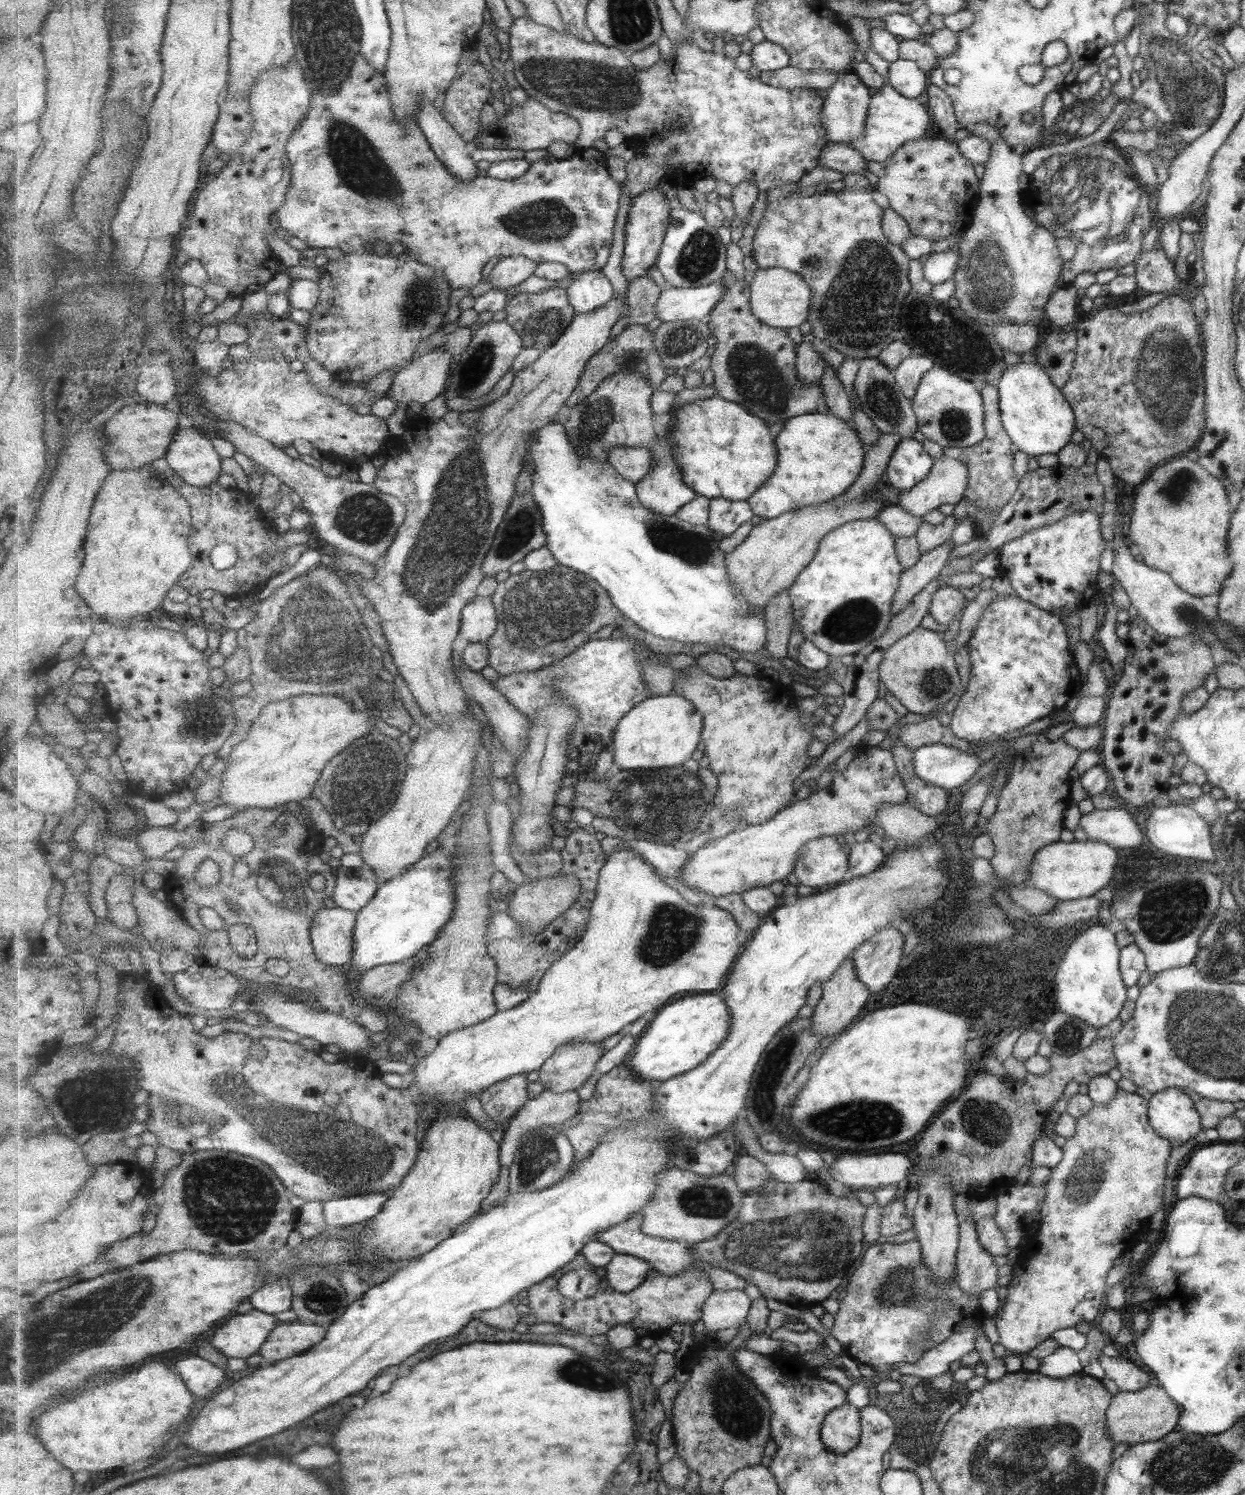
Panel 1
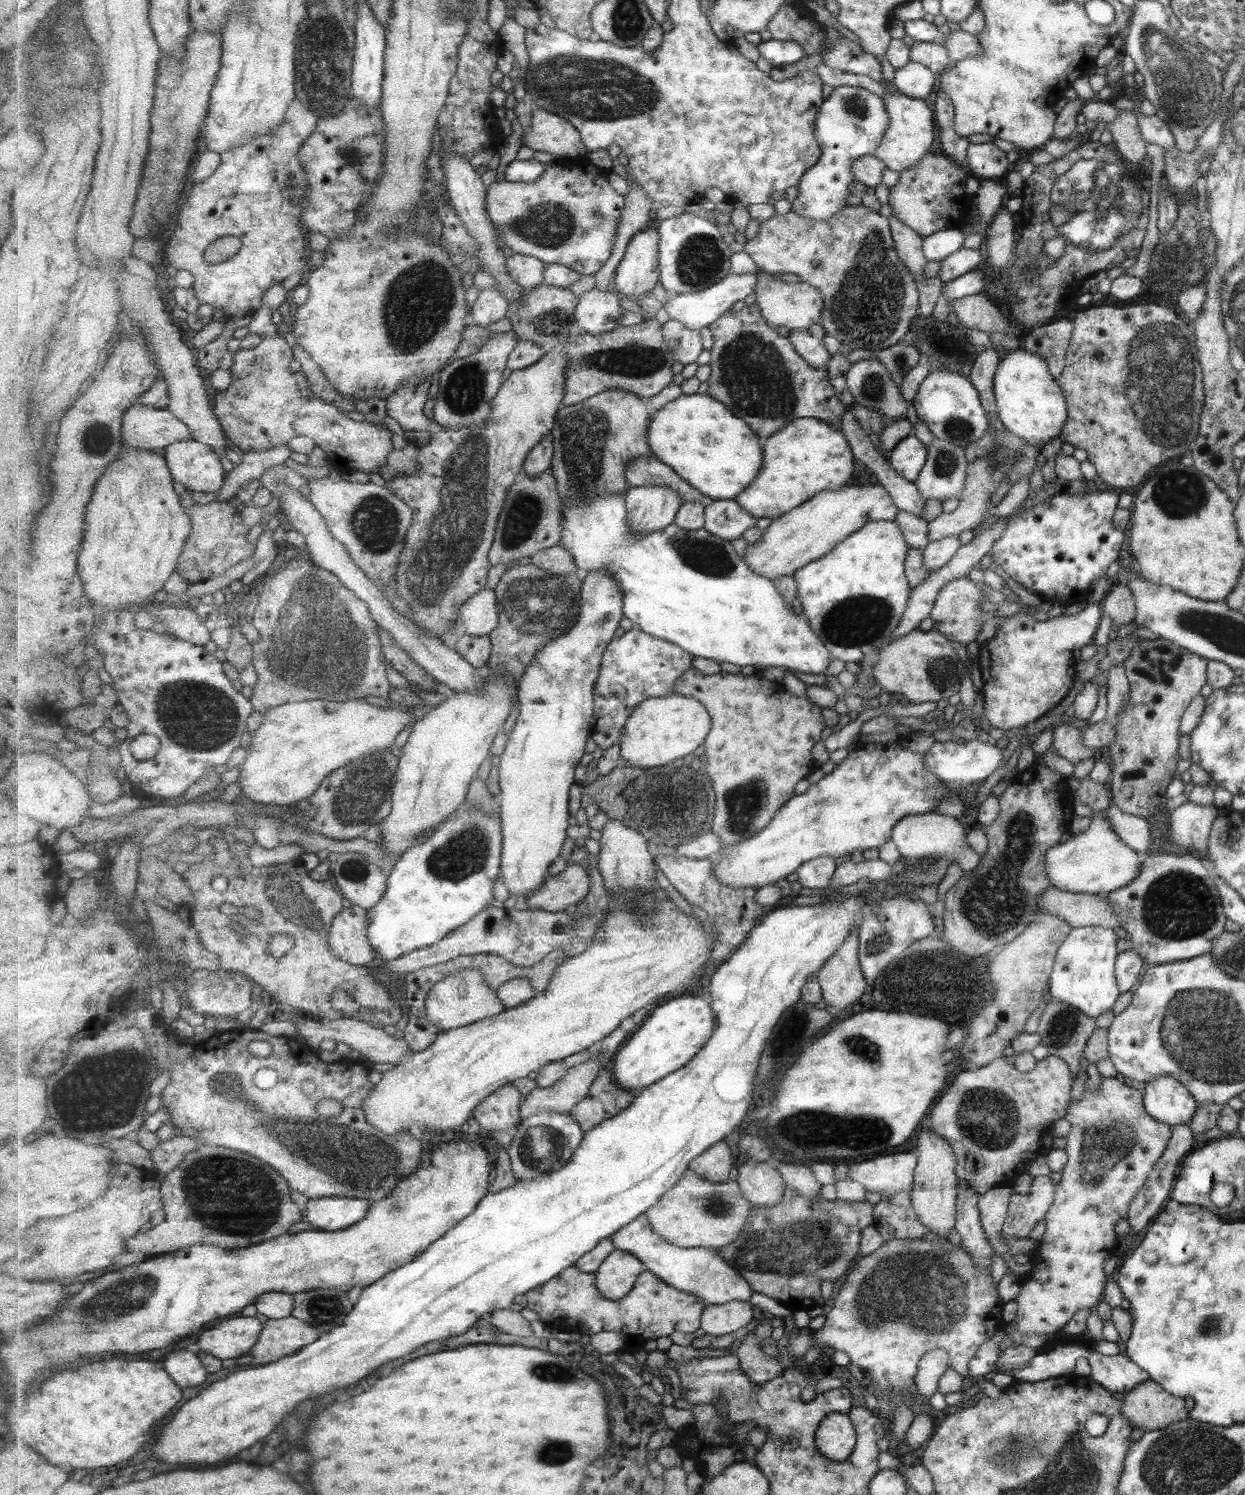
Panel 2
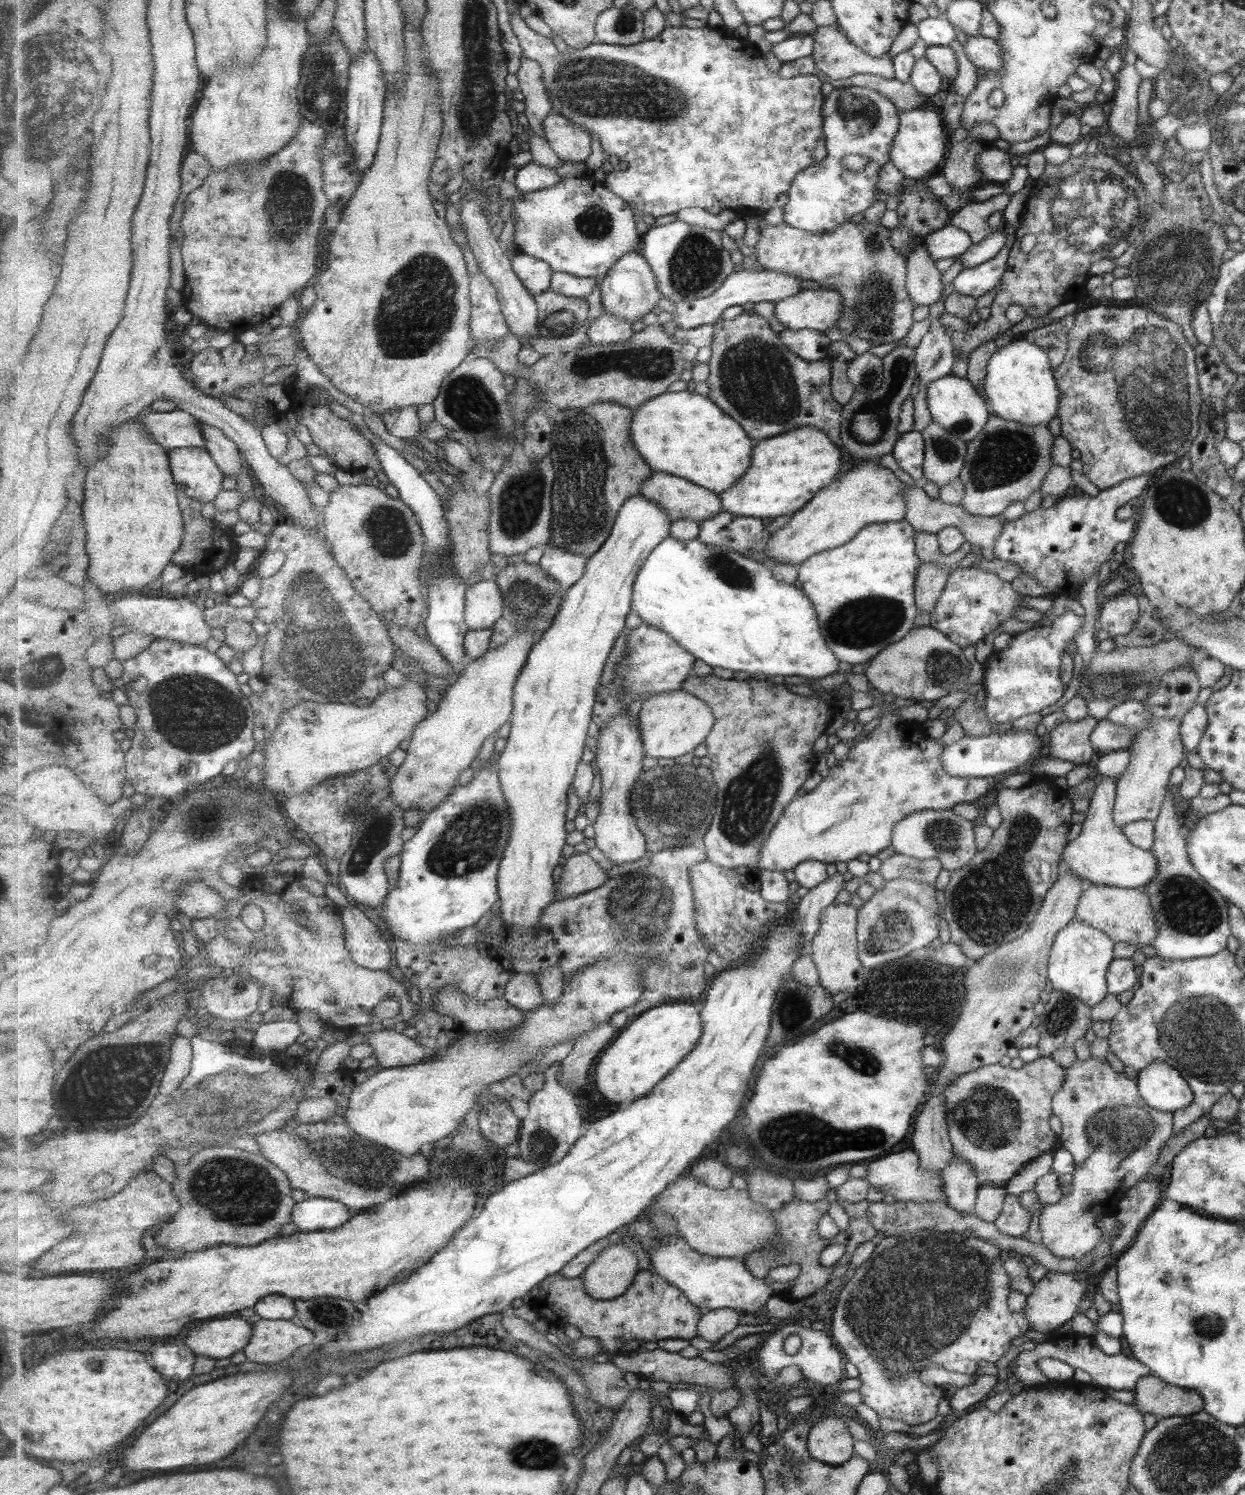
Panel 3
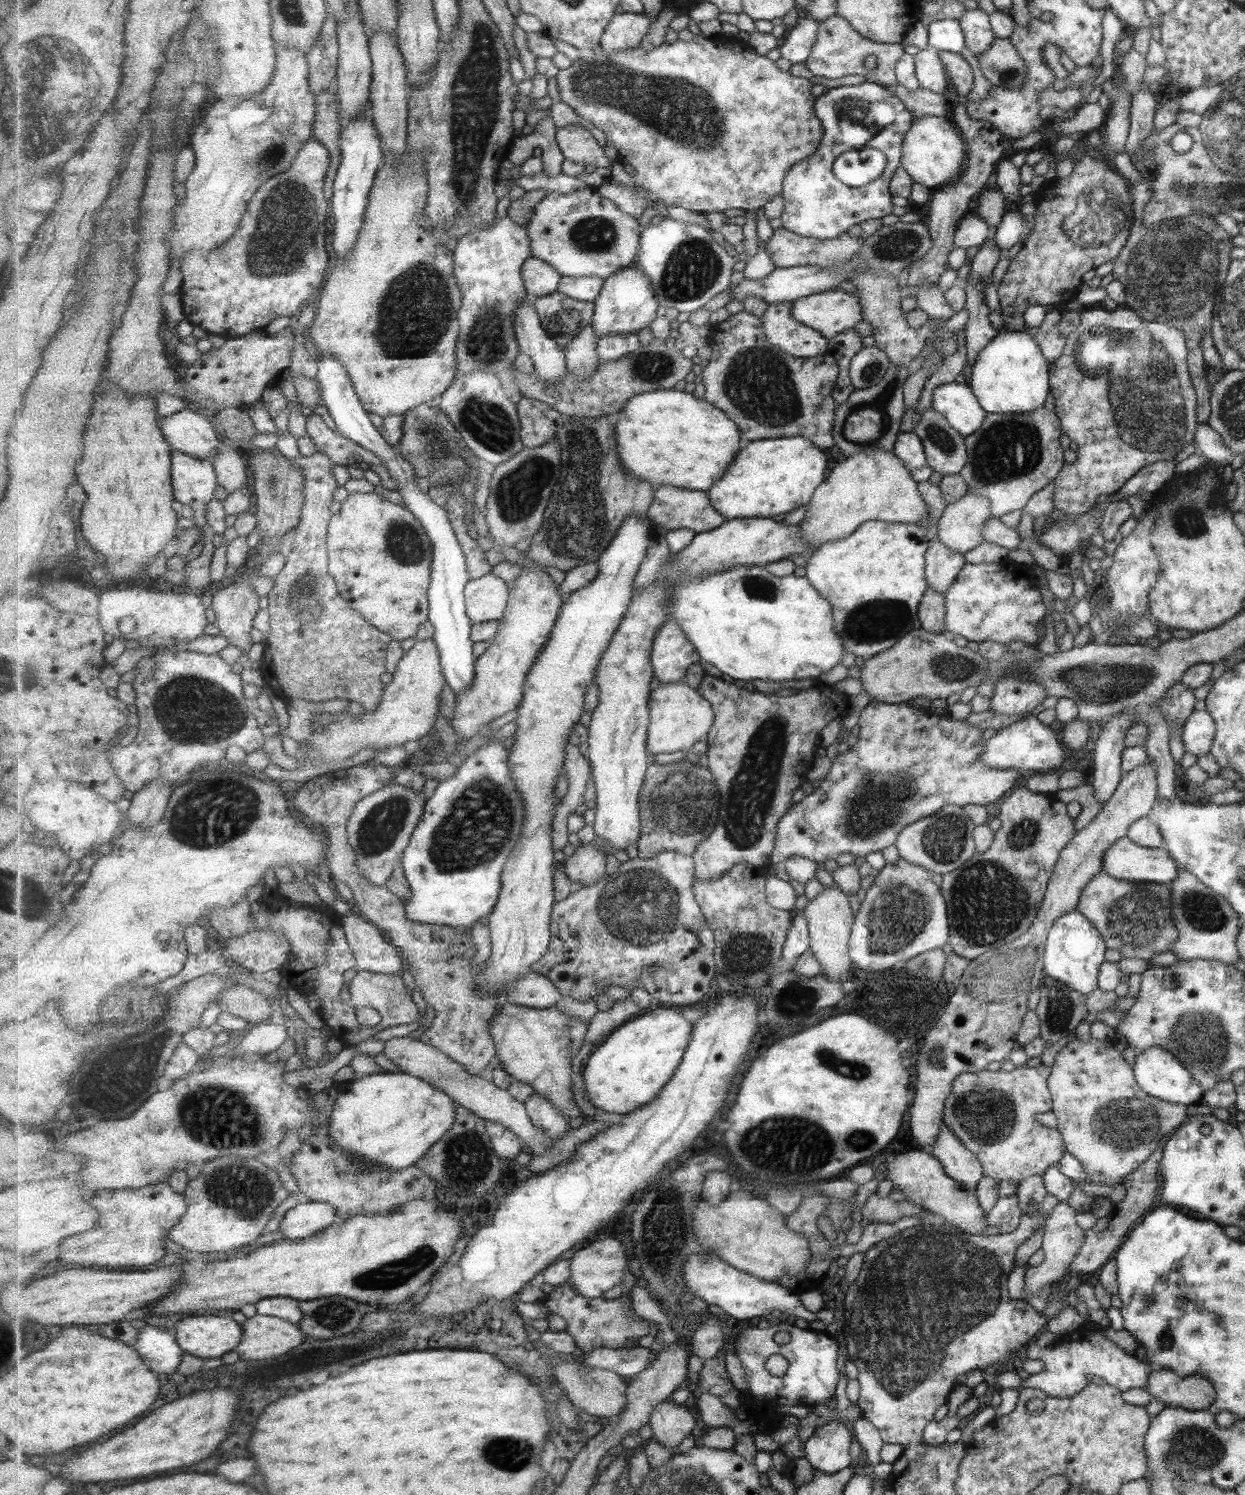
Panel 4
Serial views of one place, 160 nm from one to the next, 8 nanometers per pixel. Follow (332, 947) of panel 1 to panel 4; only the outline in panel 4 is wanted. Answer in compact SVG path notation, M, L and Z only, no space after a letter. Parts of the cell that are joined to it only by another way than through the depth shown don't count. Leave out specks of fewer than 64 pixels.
M348 912L341 923L361 970L399 974L403 968L402 954L392 942L389 942L383 931L353 912Z

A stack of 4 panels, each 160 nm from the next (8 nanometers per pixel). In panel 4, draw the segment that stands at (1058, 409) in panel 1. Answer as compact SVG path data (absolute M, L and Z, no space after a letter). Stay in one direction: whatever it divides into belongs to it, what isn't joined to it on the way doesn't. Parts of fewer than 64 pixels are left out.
M999 332L977 355L967 386L971 387L987 413L1028 413L1043 406L1051 389L1048 385L1049 365L1039 344L1029 333Z

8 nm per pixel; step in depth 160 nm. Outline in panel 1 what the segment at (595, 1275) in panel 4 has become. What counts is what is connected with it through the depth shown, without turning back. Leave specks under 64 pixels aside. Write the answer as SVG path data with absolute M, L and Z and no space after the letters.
M616 1254L606 1266L610 1285L620 1293L633 1293L649 1276L652 1270L649 1262L629 1254Z

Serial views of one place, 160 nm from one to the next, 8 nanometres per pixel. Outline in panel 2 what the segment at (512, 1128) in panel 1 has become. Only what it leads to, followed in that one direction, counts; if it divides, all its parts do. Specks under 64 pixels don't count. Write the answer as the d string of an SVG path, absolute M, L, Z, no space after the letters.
M602 1052L594 1054L589 1060L574 1066L568 1076L562 1078L551 1088L537 1088L521 1105L522 1121L543 1111L571 1114L577 1104L589 1096L593 1082L600 1073L598 1060Z

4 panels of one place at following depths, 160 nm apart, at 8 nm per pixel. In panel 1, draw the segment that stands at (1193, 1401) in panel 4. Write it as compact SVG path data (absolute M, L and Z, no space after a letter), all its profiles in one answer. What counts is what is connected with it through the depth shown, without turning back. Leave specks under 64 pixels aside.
M1150 1383L1138 1392L1120 1392L1113 1394L1111 1404L1107 1408L1106 1423L1108 1438L1113 1442L1125 1442L1128 1446L1153 1442L1171 1433L1180 1416L1180 1409L1164 1390L1156 1383Z

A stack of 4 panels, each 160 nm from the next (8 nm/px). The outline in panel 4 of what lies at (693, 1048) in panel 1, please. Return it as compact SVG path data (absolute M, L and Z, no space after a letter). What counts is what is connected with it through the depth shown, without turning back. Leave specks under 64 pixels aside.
M681 1007L650 1010L620 1026L603 1046L593 1049L583 1071L587 1099L602 1112L627 1115L648 1105L673 1078L693 1038L694 1024L681 1013Z

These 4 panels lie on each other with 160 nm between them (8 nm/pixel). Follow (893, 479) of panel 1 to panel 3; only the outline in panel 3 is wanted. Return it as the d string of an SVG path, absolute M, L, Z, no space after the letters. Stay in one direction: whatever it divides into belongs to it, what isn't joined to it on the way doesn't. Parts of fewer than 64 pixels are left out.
M912 430L899 436L890 453L905 474L921 483L921 462L924 462L924 440L921 433Z

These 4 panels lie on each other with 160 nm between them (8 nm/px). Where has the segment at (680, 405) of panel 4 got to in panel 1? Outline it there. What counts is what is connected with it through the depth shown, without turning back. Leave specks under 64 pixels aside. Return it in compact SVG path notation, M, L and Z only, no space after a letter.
M718 394L705 400L691 402L675 412L673 424L671 442L674 453L684 470L685 482L693 487L698 495L710 499L727 498L733 501L748 501L777 470L779 452L777 452L777 444L771 434L771 428L767 426L763 418L753 416L749 409L738 402L731 402Z

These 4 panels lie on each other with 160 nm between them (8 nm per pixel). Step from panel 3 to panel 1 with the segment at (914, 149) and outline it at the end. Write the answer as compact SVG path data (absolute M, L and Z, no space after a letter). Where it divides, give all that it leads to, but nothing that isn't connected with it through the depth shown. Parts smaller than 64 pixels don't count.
M884 84L876 92L871 92L867 121L864 122L864 137L847 142L865 161L887 162L900 146L907 141L925 136L925 126L929 124L929 116L925 108L915 98L905 98L892 86Z

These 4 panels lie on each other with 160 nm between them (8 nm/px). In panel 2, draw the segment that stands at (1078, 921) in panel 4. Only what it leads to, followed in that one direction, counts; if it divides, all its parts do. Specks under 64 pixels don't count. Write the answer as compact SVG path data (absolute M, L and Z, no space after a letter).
M1102 926L1072 928L1068 937L1057 949L1052 972L1048 978L1048 990L1054 1000L1079 1009L1089 1018L1105 1014L1116 1004L1119 984L1116 982L1115 962L1119 951L1115 950L1115 934Z

